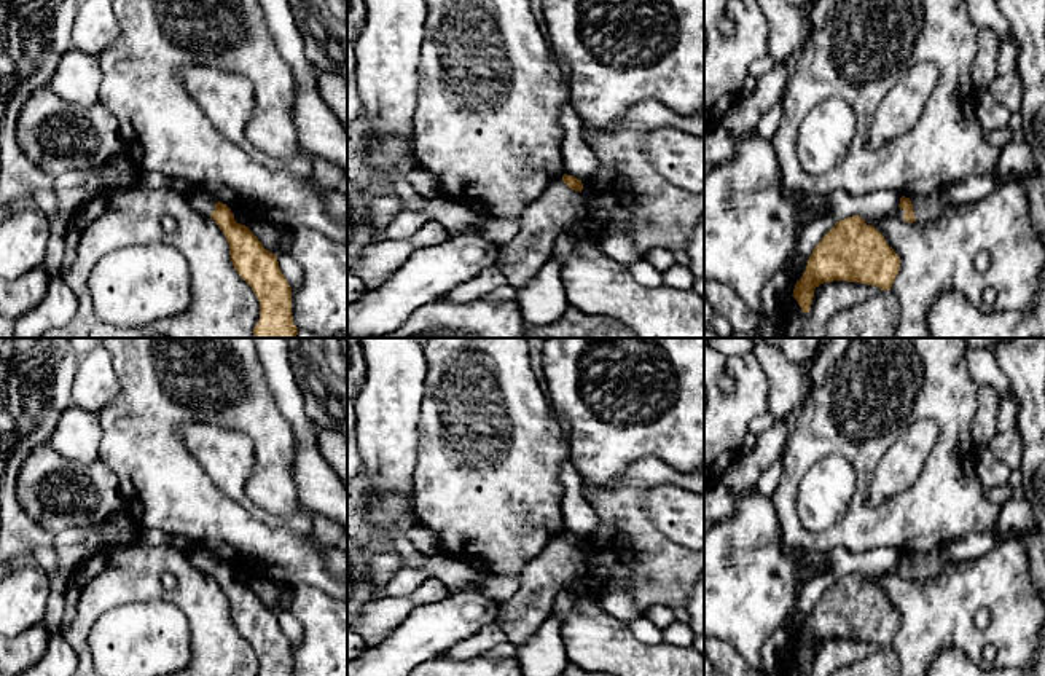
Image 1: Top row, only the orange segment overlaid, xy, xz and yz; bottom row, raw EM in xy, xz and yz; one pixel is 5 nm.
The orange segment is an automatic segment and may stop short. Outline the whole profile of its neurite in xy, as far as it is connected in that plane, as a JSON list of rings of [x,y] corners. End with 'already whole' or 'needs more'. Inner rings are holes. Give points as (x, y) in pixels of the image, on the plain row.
[[[191,545],[186,558],[223,588],[234,627],[260,658],[260,676],[293,676],[292,644],[279,625],[277,612],[266,607],[249,584],[237,580],[231,566],[212,550]]] | needs more

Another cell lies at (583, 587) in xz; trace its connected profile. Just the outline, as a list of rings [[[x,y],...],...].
[[[588,574],[577,579],[572,584],[572,593],[577,598],[589,598],[589,596],[599,598],[602,592],[604,592],[604,585],[594,584]]]

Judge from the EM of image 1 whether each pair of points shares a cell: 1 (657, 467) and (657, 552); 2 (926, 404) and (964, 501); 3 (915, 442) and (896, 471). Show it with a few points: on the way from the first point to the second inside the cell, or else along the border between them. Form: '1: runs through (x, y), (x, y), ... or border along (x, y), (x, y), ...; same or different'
1: runs through (636, 488), (636, 531); same
2: runs through (947, 428), (945, 453), (950, 461), (950, 477); same
3: runs through (911, 448), (902, 464); same

